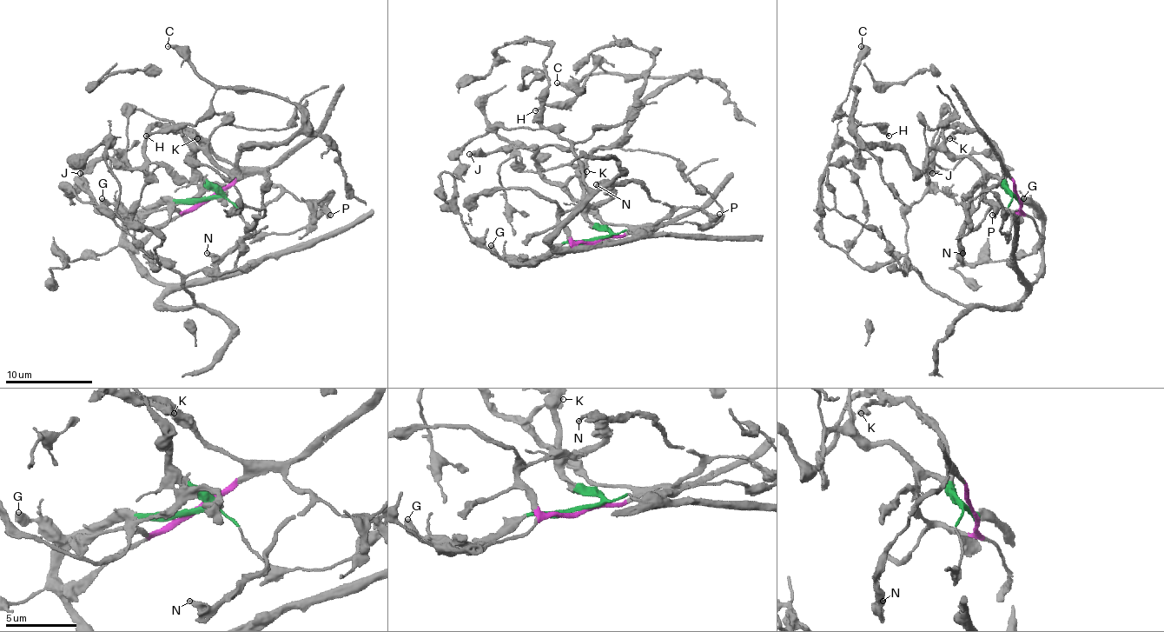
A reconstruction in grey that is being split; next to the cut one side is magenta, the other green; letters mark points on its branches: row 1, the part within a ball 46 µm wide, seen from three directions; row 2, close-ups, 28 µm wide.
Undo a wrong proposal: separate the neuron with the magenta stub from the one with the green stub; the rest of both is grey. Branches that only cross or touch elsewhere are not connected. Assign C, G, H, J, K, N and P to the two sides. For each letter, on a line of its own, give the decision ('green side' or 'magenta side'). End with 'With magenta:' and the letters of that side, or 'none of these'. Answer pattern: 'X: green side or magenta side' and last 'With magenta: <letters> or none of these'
C: green side
G: green side
H: green side
J: magenta side
K: magenta side
N: magenta side
P: magenta side
With magenta: J, K, N, P

